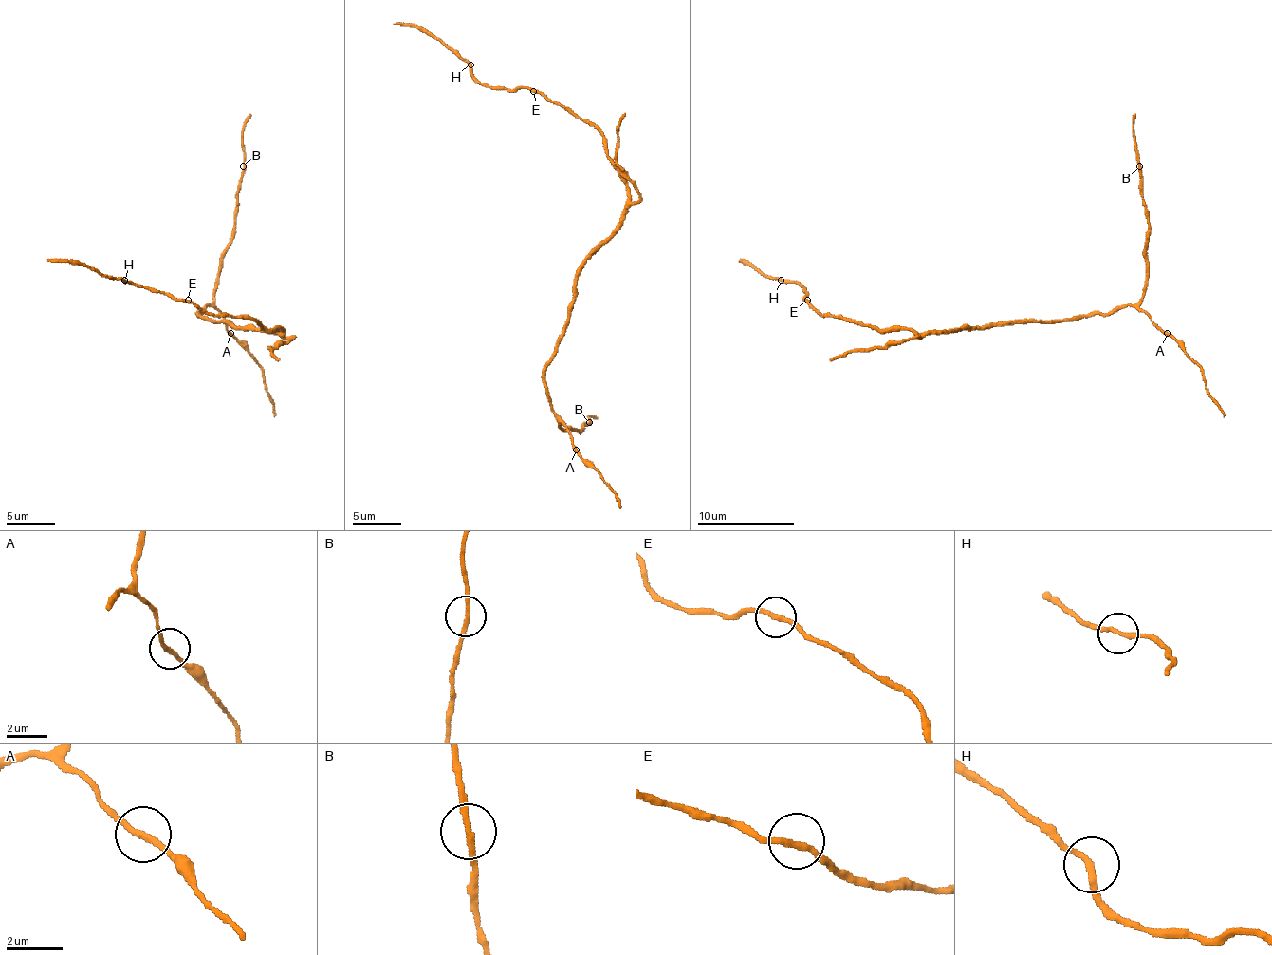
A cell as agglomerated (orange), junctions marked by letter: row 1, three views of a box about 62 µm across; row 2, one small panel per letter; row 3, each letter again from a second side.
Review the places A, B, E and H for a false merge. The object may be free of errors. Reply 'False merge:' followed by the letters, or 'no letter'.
False merge: no letter

